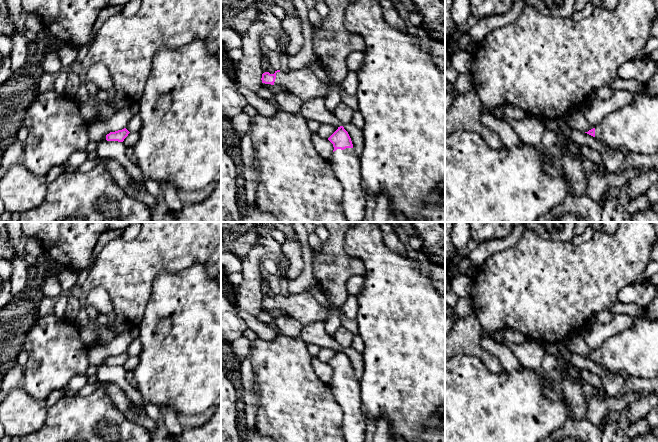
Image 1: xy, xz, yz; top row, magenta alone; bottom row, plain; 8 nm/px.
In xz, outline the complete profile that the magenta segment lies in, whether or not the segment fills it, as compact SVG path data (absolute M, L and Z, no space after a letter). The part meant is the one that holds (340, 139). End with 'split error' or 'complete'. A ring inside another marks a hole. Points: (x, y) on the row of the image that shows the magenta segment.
M343 126L328 138L334 150L328 159L343 188L342 209L347 222L364 222L367 194L361 178L361 164L351 138Z; split error

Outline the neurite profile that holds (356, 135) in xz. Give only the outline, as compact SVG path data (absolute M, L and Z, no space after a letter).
M352 123L342 125L344 129L348 132L352 144L353 149L357 156L360 156L363 150L363 131L358 129Z

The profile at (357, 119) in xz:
M359 109L354 111L351 123L358 129L363 130L365 122Z

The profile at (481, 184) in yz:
M458 130L445 137L445 222L535 222L541 215L549 212L560 204L572 189L571 180L551 177L544 173L543 166L553 160L546 158L538 147L521 141L519 146L507 149L503 146L499 150L491 149L477 133Z

